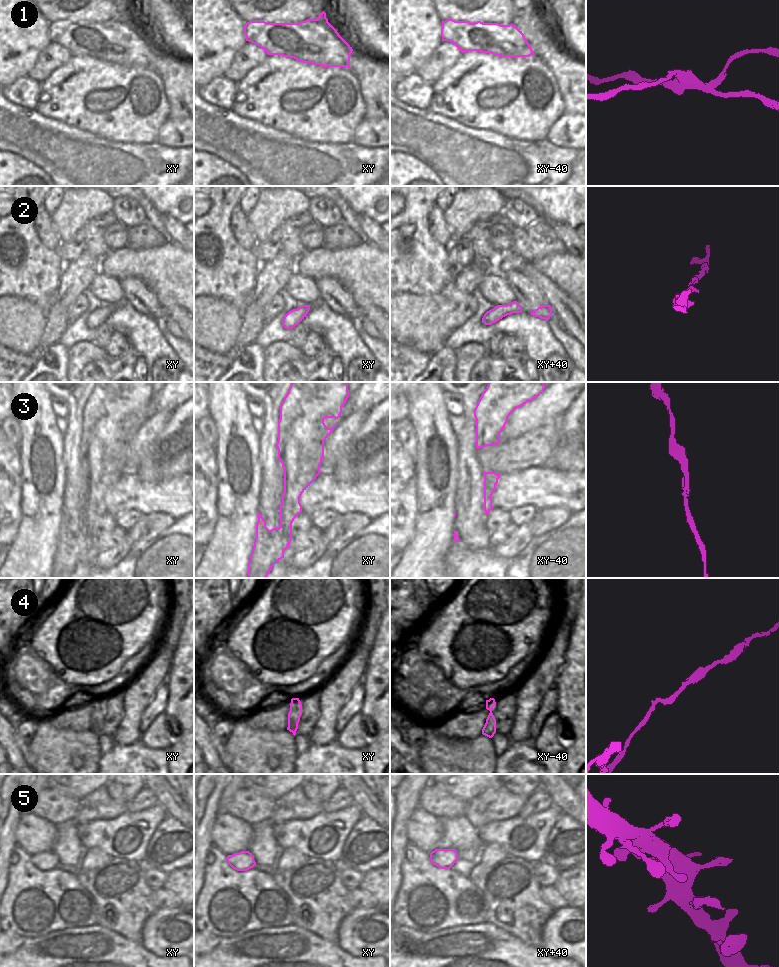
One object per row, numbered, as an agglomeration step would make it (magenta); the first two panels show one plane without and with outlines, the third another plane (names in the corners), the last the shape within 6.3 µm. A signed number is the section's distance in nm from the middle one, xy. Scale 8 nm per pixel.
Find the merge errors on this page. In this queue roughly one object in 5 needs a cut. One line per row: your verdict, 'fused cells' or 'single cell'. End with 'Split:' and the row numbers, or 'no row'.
1: fused cells
2: single cell
3: single cell
4: single cell
5: single cell
Split: 1

